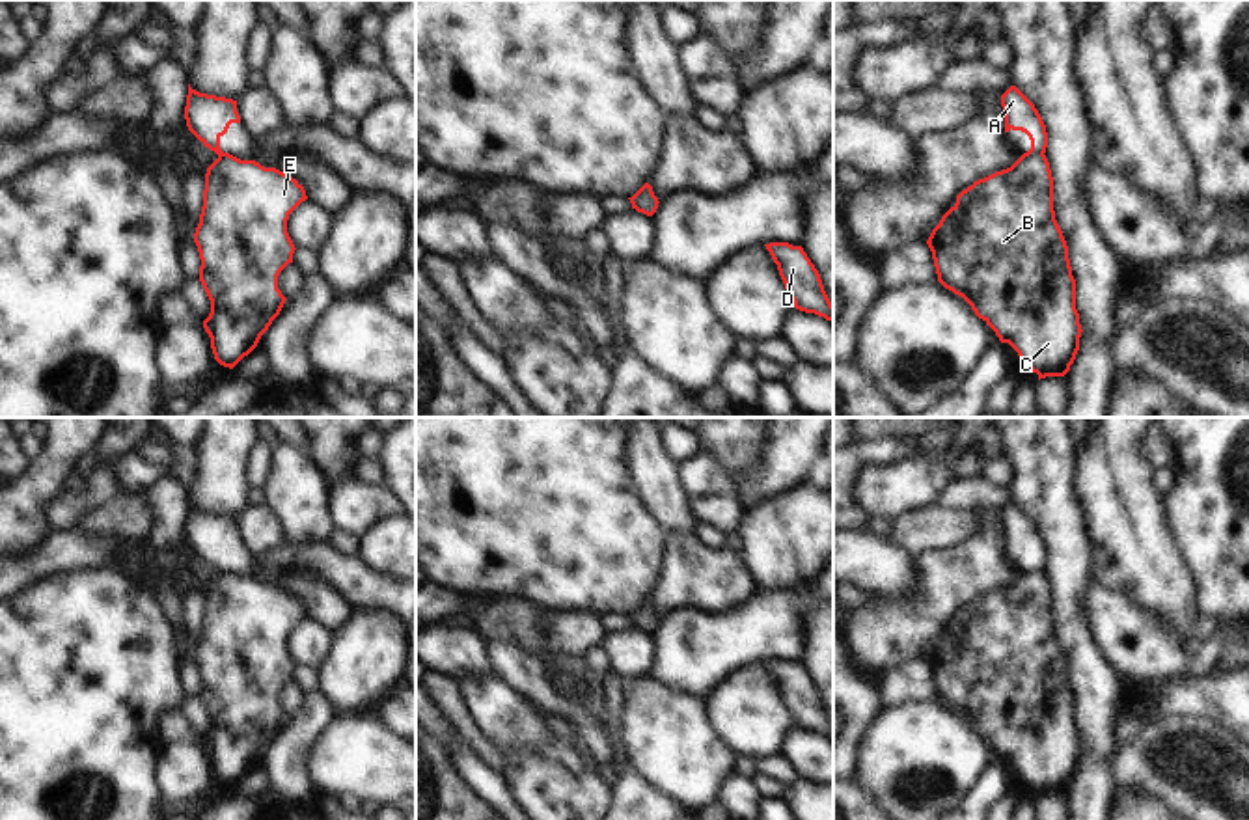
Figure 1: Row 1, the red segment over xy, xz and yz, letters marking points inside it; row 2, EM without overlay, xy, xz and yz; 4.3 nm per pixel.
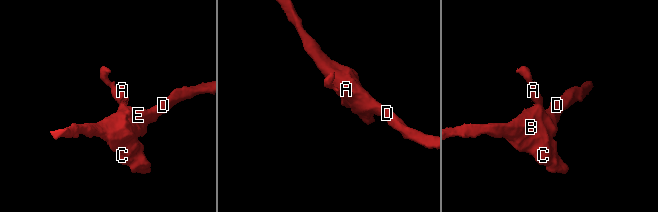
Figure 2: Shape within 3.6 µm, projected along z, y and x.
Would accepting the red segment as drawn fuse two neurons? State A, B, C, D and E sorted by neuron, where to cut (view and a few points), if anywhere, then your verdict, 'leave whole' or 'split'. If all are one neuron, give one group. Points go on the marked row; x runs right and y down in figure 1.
A / B C D E | yz (1043, 151), (1022, 155) | split

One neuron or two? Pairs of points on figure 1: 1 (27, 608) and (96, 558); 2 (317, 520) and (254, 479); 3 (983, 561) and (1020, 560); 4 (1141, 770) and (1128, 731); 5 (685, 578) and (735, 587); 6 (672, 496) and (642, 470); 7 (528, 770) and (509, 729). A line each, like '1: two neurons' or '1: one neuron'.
1: two neurons
2: two neurons
3: two neurons
4: two neurons
5: one neuron
6: one neuron
7: two neurons

